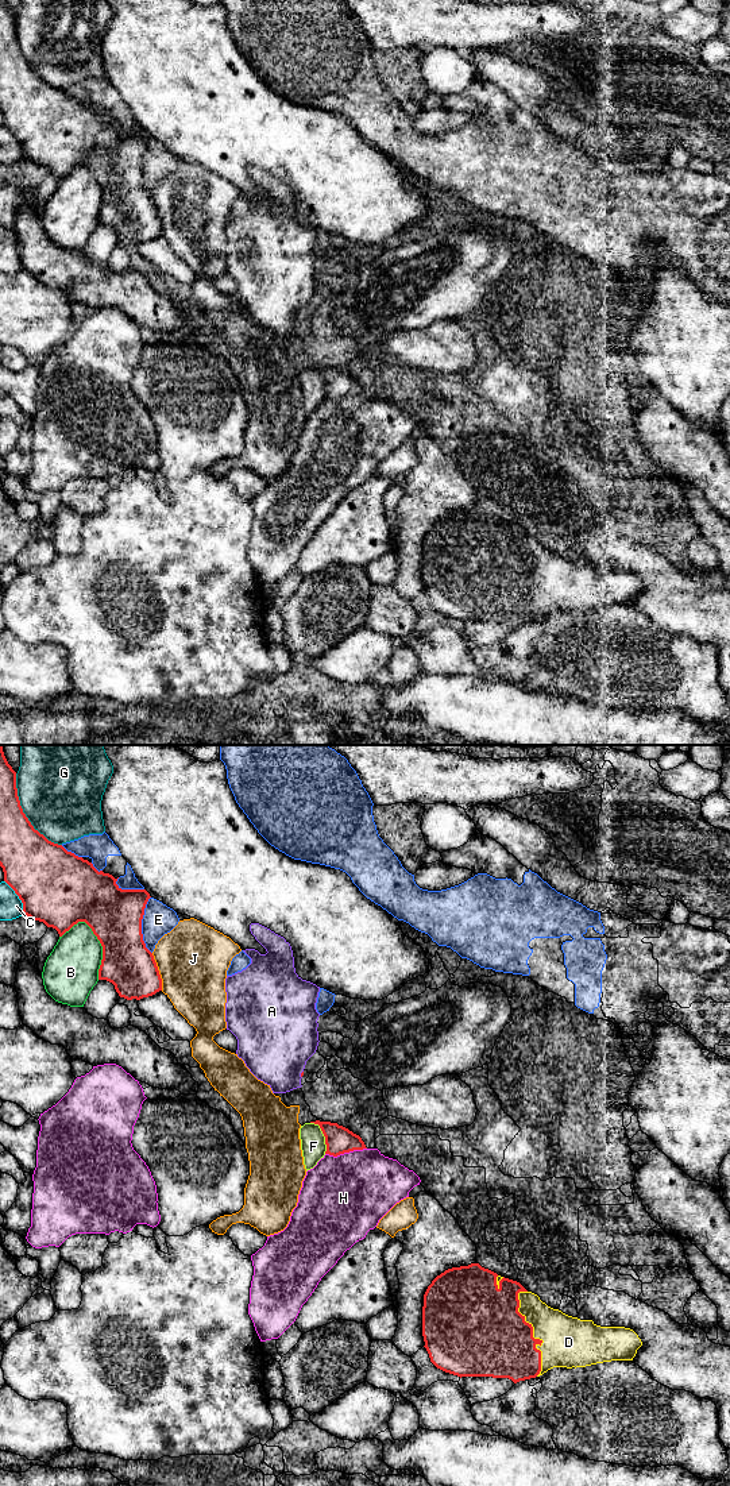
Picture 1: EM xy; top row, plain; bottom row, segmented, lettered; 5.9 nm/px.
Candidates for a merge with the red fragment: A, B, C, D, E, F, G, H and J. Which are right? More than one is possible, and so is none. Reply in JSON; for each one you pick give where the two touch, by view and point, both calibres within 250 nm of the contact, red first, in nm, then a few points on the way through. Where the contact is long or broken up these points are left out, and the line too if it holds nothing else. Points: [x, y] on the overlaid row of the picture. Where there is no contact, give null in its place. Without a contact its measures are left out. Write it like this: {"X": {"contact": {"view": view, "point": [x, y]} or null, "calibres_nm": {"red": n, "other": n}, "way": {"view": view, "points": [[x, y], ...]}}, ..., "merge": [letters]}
{"D": {"contact": {"view": "xy", "point": [532, 1335]}, "calibres_nm": {"red": 460, "other": 300}}, "merge": ["D"]}

